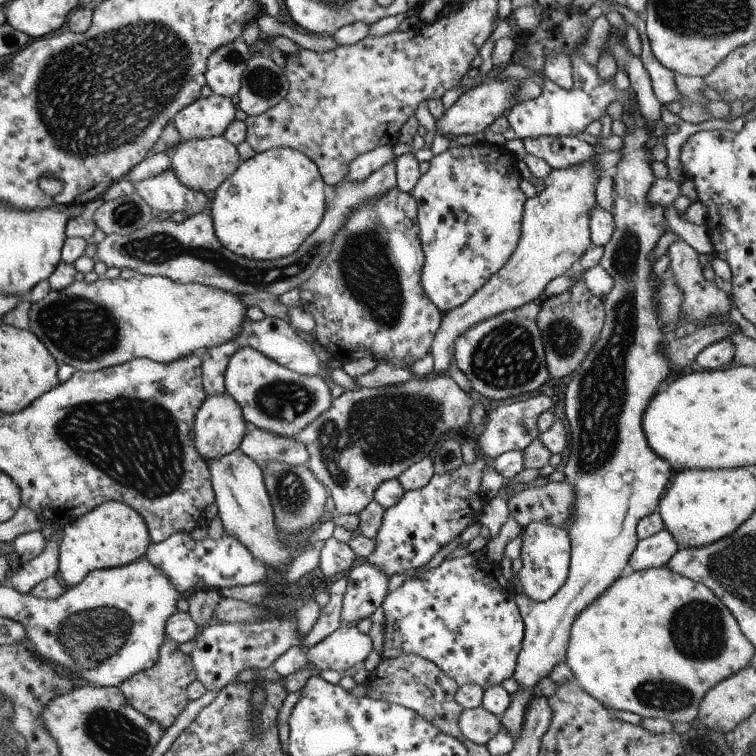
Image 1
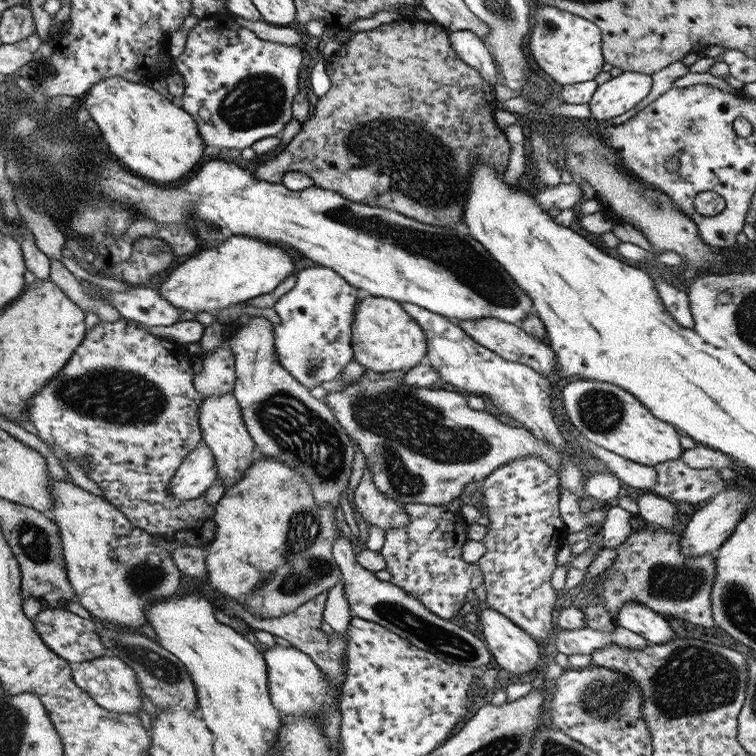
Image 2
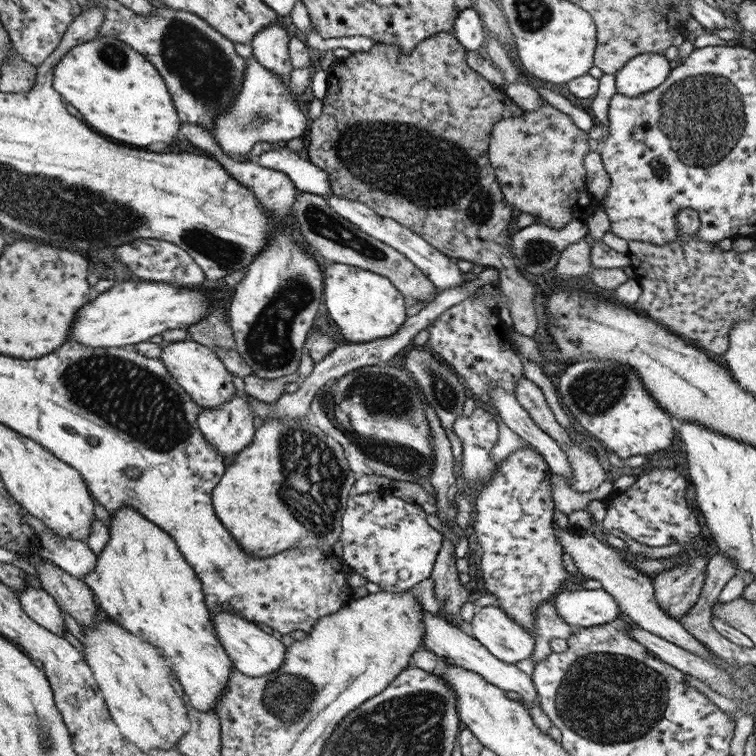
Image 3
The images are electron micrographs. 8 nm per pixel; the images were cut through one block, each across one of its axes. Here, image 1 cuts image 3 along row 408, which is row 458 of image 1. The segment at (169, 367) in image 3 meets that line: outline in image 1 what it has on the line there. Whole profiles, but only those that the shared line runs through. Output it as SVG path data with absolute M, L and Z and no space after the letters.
M226 393L205 396L194 416L193 426L191 426L193 448L201 460L207 462L207 460L215 460L225 454L231 454L239 448L245 434L245 423L241 416L241 410L231 396Z

